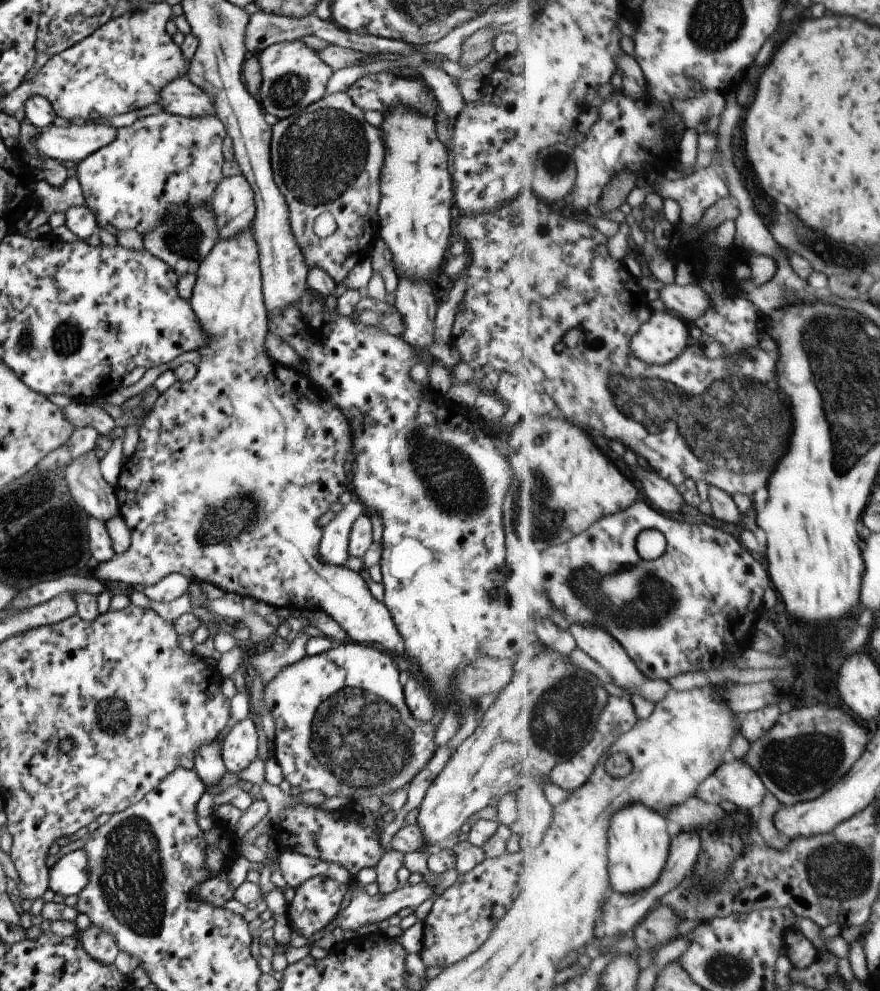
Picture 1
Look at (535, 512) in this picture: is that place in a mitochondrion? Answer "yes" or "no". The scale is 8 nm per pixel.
yes

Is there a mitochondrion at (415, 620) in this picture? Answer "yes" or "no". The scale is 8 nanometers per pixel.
yes

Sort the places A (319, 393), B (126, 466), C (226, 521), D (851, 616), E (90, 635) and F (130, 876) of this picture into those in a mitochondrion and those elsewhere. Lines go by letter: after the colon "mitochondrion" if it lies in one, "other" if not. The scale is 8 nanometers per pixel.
A: other
B: other
C: mitochondrion
D: other
E: other
F: mitochondrion

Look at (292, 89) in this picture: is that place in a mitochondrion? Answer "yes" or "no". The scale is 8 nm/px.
yes

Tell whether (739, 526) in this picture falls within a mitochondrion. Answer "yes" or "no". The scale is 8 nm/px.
no

